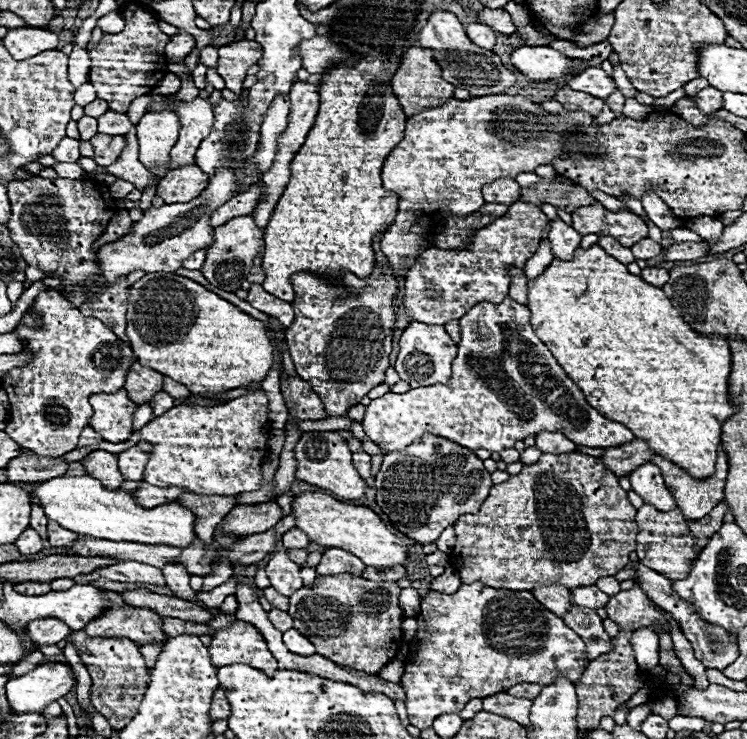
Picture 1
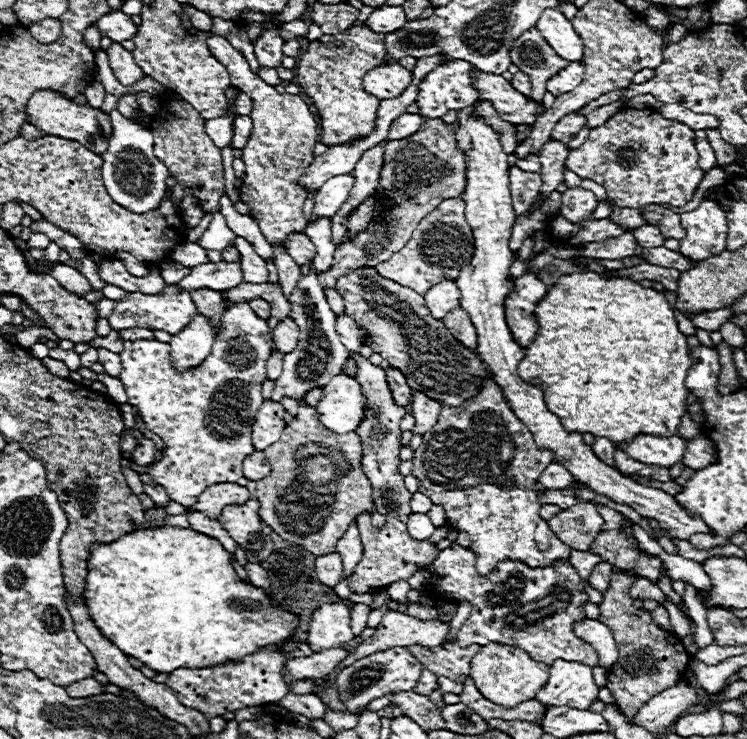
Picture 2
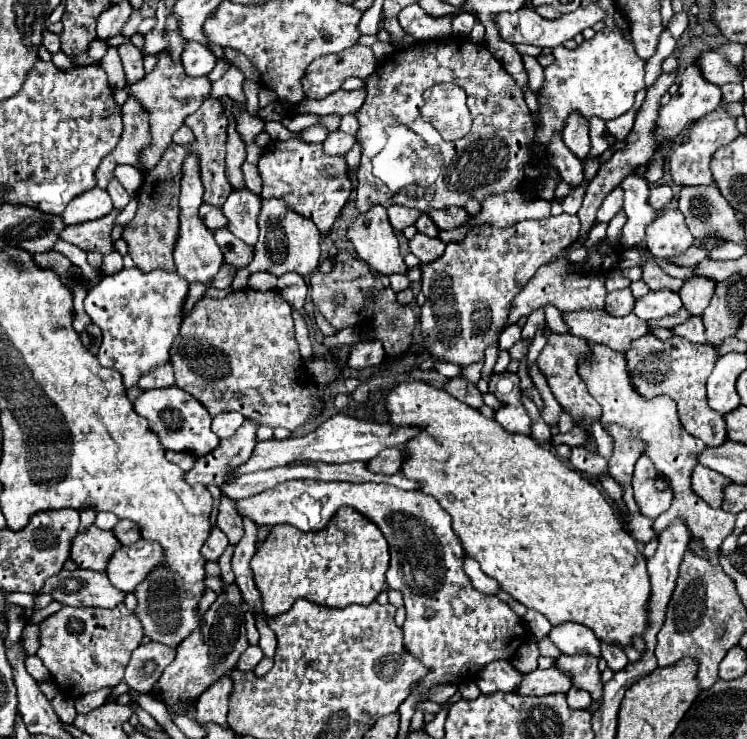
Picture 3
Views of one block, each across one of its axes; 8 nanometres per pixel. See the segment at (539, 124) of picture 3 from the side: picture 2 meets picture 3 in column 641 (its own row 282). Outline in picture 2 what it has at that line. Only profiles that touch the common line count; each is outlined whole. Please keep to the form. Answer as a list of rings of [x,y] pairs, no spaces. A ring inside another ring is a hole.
[[[58,264],[56,268],[52,268],[50,276],[54,276],[54,280],[68,292],[76,294],[78,298],[84,298],[86,294],[92,292],[92,286],[88,282],[88,278],[84,274],[80,274],[76,268],[66,266],[66,264]]]

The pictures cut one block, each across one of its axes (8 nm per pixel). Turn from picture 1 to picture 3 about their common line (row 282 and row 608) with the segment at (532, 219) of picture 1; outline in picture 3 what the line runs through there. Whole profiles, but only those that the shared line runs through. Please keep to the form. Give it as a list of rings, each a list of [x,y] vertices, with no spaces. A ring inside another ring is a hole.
[[[290,480],[284,484],[278,484],[270,490],[264,490],[262,494],[256,494],[254,498],[238,500],[236,510],[242,518],[254,520],[258,526],[276,526],[276,524],[290,524],[296,526],[302,532],[318,532],[322,530],[334,512],[342,506],[352,506],[360,514],[364,514],[370,522],[374,522],[384,538],[390,544],[390,568],[386,572],[386,584],[392,590],[398,590],[404,598],[406,608],[406,622],[402,626],[404,632],[404,644],[406,650],[416,656],[424,666],[430,668],[430,674],[418,682],[412,690],[412,694],[426,692],[428,688],[436,684],[460,684],[473,680],[474,672],[490,664],[492,660],[506,660],[516,654],[524,638],[528,638],[522,620],[512,612],[512,608],[502,602],[496,596],[480,594],[472,588],[468,576],[464,574],[464,548],[460,538],[452,530],[452,518],[450,514],[428,494],[422,494],[420,490],[406,492],[396,486],[388,484],[350,484],[350,482],[306,482],[306,480]]]

